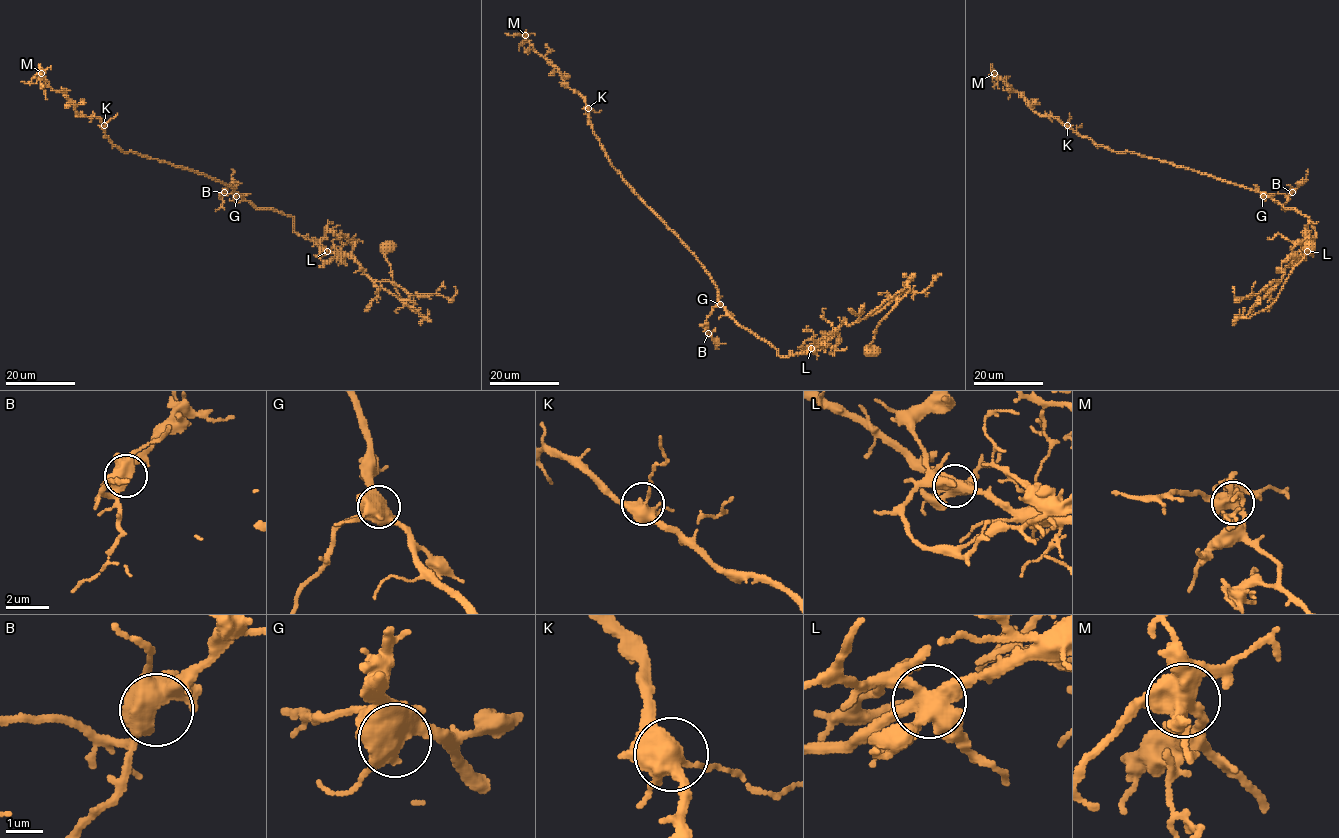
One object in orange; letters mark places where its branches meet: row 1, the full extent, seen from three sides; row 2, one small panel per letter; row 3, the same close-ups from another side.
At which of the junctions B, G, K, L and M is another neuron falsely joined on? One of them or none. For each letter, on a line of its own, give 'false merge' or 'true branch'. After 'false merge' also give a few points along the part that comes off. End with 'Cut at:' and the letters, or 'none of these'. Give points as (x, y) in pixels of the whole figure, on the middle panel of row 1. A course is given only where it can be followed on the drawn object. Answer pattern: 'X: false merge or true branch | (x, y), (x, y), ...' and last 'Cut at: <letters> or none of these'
B: true branch
G: true branch
K: true branch
L: false merge | (811, 348), (803, 343), (808, 340), (817, 340), (824, 345), (825, 342)
M: true branch
Cut at: L

